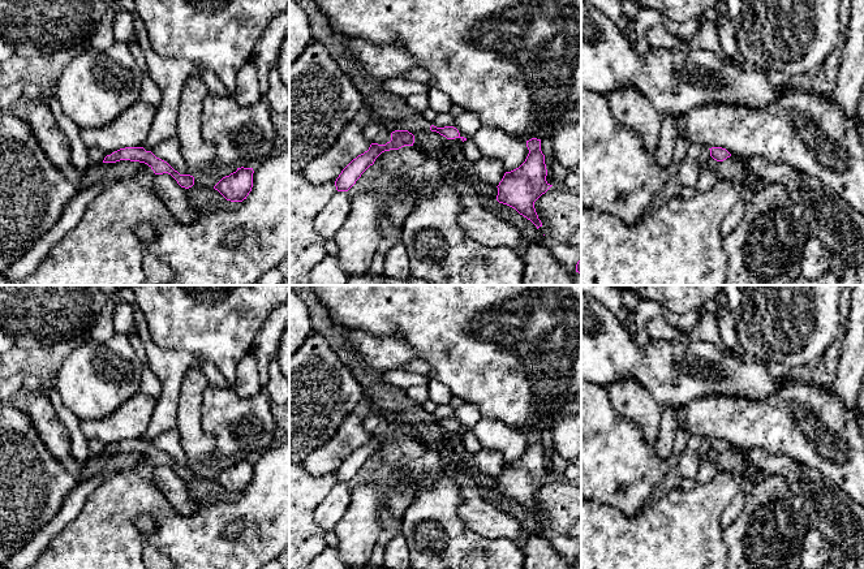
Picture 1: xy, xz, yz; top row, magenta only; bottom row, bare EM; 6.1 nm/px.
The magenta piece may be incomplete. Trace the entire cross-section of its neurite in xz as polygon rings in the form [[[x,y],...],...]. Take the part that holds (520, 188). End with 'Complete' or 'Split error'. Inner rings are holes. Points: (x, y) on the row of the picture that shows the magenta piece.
[[[541,139],[526,141],[529,154],[516,169],[506,172],[499,182],[497,201],[515,208],[530,220],[537,229],[542,227],[534,208],[534,202],[553,185],[546,181],[547,169],[541,151]]]. Complete

